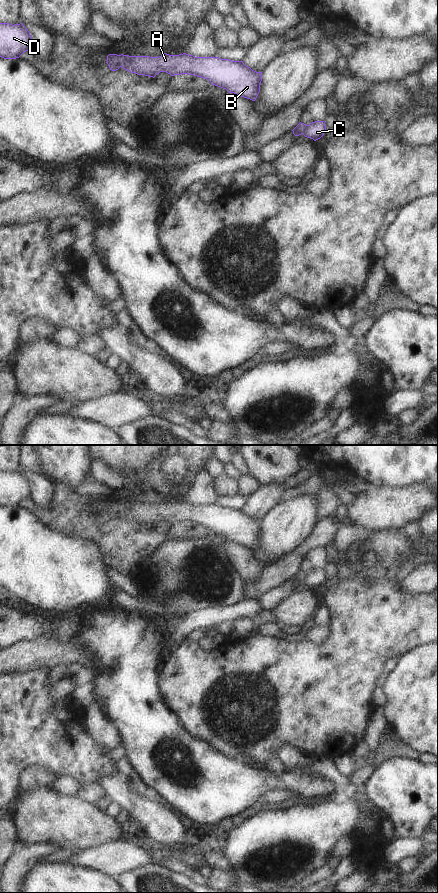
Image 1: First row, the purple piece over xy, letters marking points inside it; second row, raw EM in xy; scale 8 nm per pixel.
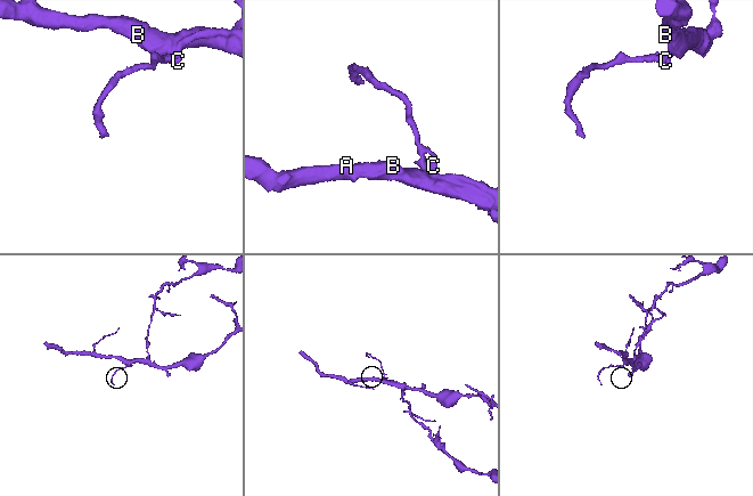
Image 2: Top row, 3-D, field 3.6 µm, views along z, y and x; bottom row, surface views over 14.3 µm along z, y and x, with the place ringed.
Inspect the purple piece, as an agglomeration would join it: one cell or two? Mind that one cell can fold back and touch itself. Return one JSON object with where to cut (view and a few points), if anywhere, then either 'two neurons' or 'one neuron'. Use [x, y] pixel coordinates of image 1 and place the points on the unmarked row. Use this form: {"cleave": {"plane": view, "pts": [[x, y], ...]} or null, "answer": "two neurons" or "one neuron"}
{"cleave": {"plane": "xy", "pts": [[307, 573], [302, 581]]}, "answer": "two neurons"}

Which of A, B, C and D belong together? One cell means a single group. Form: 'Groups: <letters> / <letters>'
Groups: A B D / C

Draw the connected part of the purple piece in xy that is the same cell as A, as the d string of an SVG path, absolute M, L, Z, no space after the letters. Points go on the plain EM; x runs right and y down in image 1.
M186 501L159 505L109 502L107 512L112 519L120 515L138 523L155 525L160 520L171 524L189 522L205 526L212 533L226 537L229 541L255 549L262 529L262 520L256 520L243 509L232 509L219 505L195 505Z

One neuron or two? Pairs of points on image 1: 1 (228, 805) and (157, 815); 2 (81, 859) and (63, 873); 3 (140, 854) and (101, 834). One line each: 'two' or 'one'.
1: two
2: two
3: two

